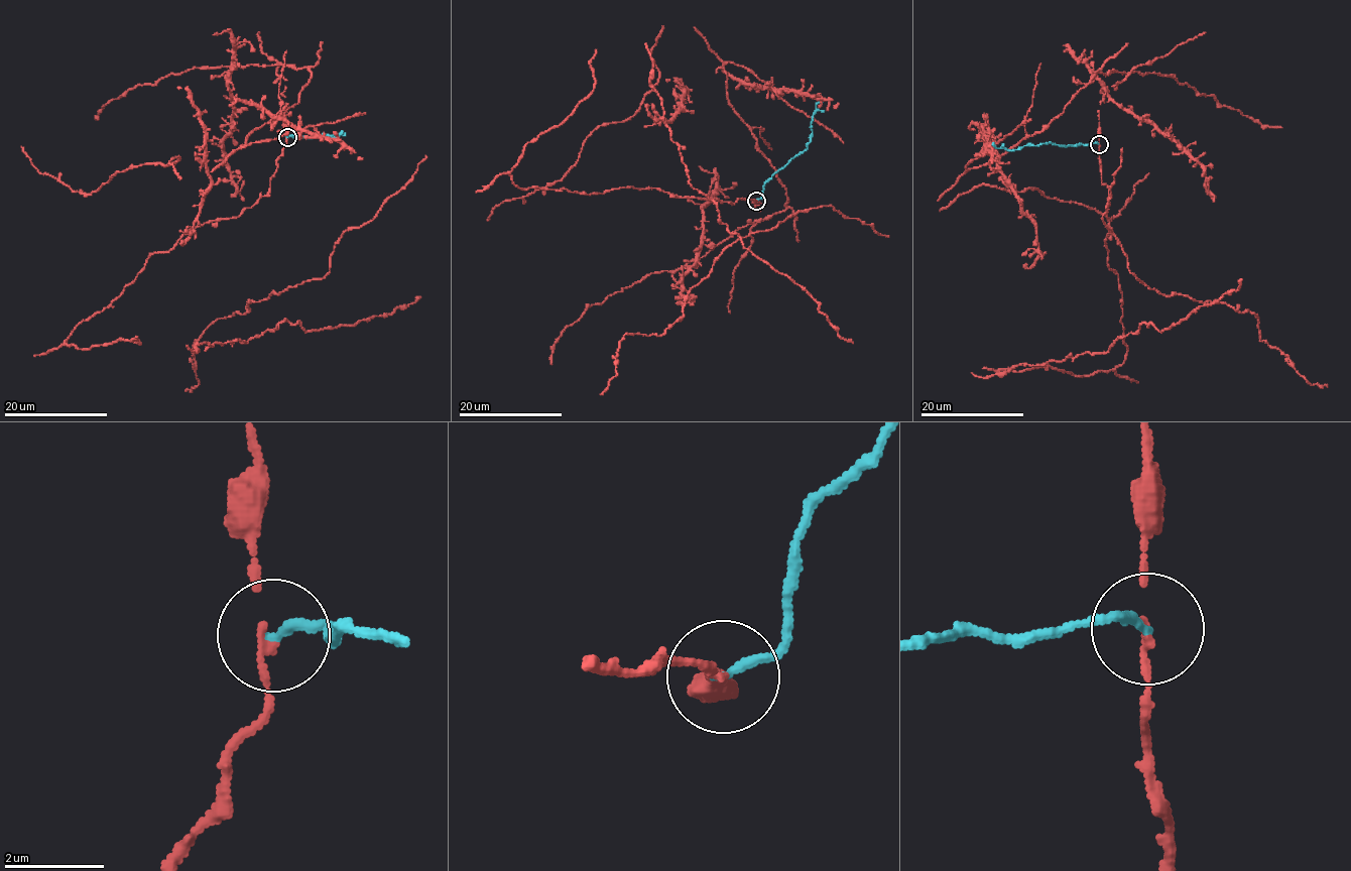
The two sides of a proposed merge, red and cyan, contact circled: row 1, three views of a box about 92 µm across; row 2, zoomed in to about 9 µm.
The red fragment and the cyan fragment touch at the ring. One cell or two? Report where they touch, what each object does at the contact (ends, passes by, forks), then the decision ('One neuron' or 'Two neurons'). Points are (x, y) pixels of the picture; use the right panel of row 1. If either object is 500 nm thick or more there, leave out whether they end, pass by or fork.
Place: (1099, 144). At the ring red passes by. At the ring cyan ends. Two neurons

